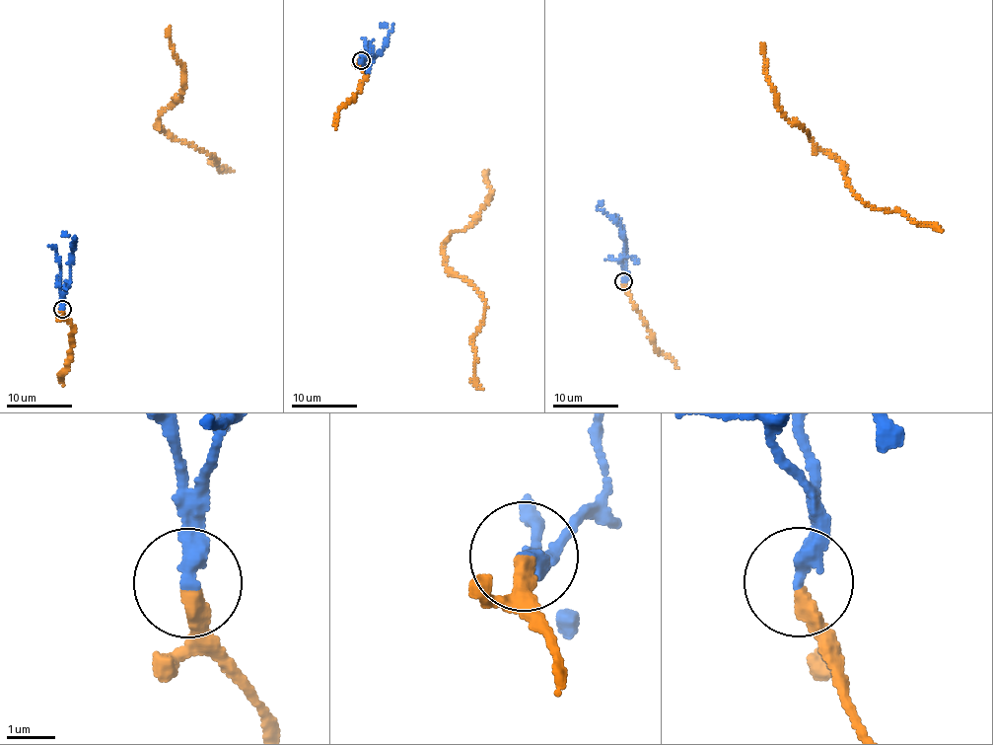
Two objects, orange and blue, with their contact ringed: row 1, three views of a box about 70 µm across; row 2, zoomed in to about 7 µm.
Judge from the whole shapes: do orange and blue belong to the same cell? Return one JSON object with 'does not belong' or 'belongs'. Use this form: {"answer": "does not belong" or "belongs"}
{"answer": "does not belong"}

